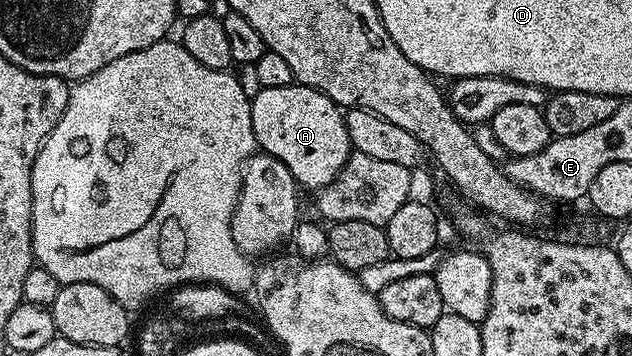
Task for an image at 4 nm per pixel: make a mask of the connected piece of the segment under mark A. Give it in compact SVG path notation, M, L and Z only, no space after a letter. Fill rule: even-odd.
M305 84L262 88L252 97L251 122L258 149L273 155L291 172L302 189L326 188L351 154L345 112L327 94Z

